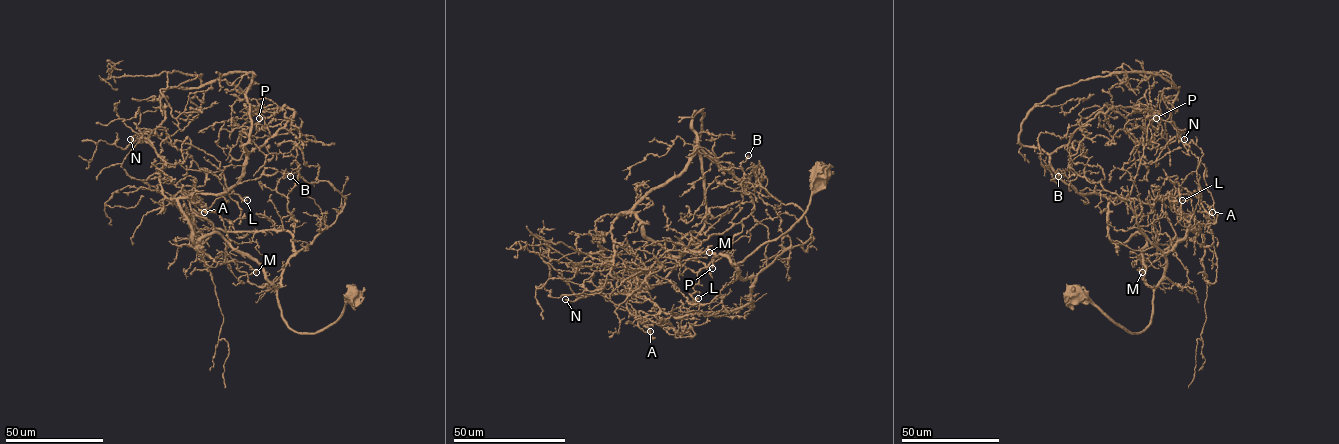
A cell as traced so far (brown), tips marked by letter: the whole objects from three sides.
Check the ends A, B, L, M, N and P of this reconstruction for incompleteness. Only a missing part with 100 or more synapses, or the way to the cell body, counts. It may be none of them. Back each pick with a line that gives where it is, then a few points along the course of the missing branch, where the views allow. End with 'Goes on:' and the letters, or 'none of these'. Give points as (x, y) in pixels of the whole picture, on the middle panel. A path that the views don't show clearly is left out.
N: Place: (565, 299)
Goes on: N

